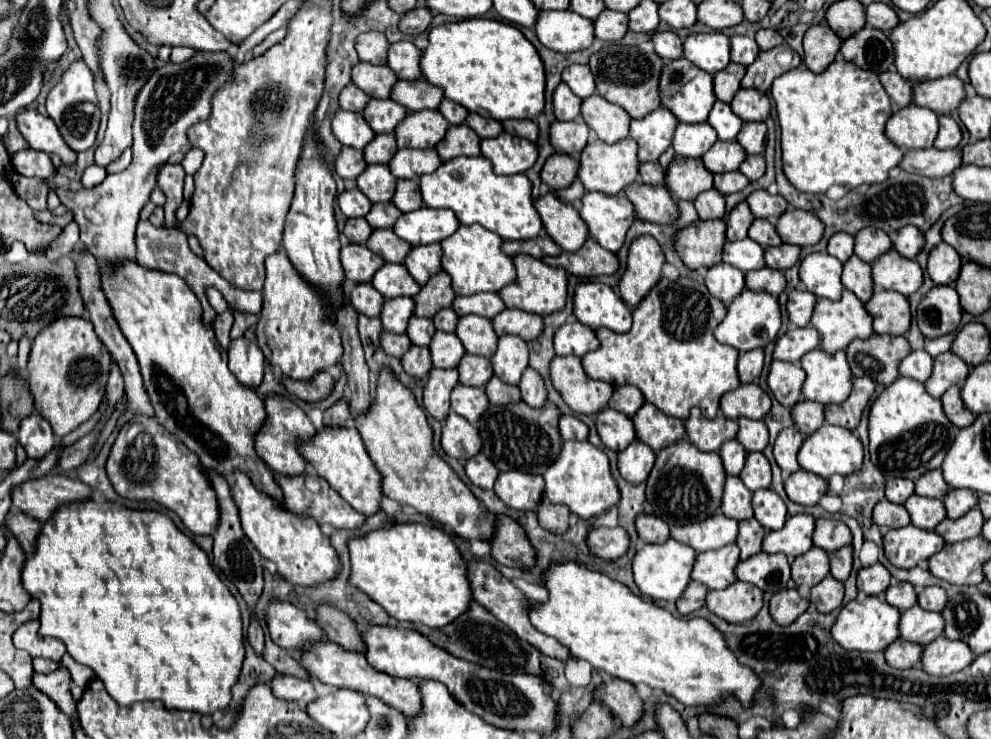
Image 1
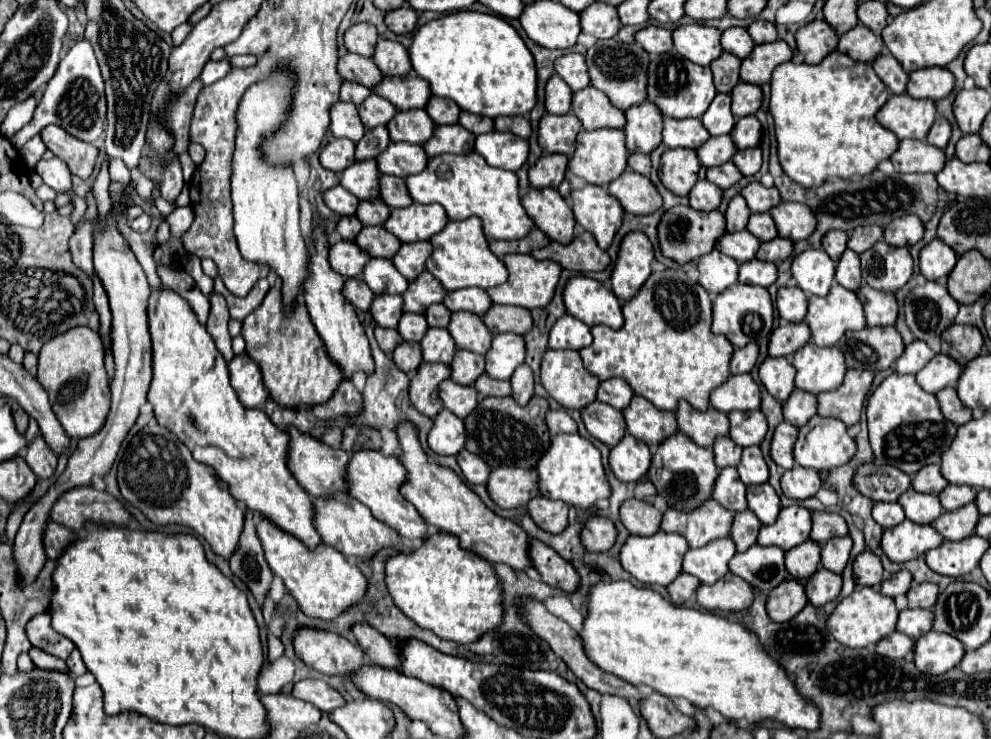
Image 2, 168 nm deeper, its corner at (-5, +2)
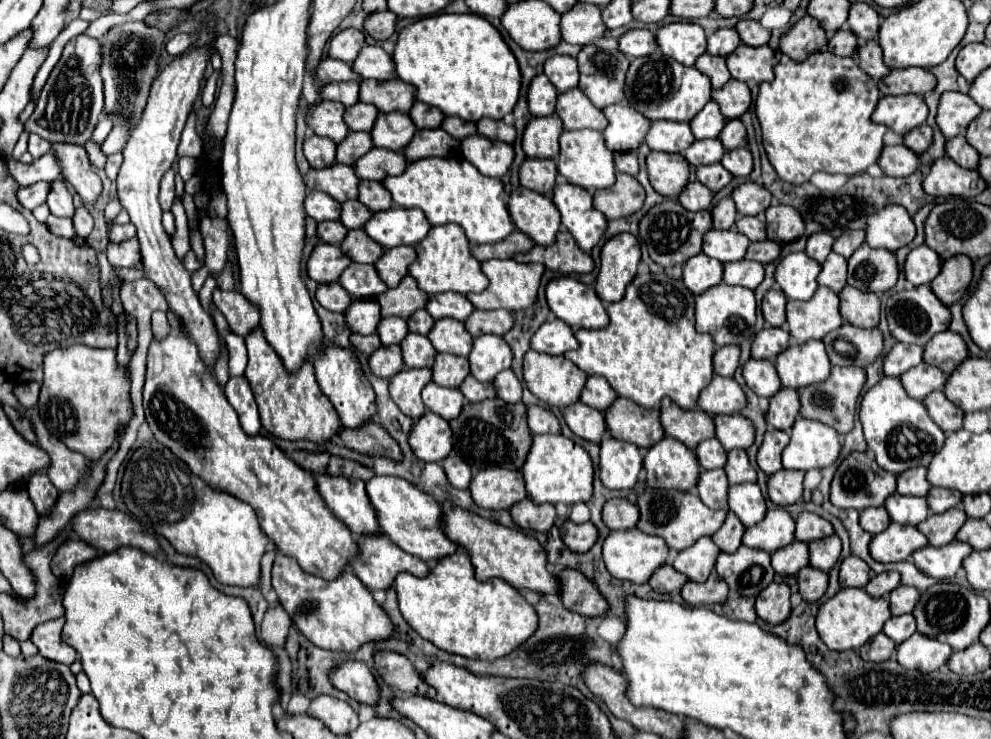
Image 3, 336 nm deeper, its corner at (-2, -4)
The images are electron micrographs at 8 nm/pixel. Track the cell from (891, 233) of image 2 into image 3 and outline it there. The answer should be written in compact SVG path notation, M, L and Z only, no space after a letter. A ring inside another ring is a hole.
M889 206L867 218L867 238L865 242L871 248L899 250L915 238L915 224L911 216L901 206Z

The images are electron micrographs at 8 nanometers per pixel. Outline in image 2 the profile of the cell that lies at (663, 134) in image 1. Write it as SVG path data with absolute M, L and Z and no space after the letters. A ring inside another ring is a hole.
M648 100L640 106L628 108L624 114L626 114L624 134L628 152L650 154L660 144L660 134L664 124L662 114Z

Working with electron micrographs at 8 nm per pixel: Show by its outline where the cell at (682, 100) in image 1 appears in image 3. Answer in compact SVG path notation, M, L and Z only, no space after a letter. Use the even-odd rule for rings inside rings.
M657 50L651 56L635 58L631 62L625 94L629 104L649 120L691 122L693 116L697 116L697 112L701 112L711 100L711 80L697 68L687 68Z

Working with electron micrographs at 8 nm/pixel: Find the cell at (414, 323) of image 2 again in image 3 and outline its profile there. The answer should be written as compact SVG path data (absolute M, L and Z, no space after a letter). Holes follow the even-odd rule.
M383 318L379 322L377 334L381 338L381 342L385 346L389 344L401 344L401 340L409 334L409 326L405 324L405 320L397 320L397 318Z

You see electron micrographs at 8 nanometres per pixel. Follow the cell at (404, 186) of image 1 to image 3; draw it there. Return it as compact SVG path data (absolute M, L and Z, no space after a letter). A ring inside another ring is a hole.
M361 180L359 182L359 200L373 212L381 212L393 206L393 200L389 192L385 192L383 182L369 182Z

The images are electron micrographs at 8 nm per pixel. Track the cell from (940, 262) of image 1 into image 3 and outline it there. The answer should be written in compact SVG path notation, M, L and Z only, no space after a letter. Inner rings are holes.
M917 246L905 260L905 278L911 286L931 284L931 280L939 276L941 264L943 260L937 256L937 252L929 250L929 246Z

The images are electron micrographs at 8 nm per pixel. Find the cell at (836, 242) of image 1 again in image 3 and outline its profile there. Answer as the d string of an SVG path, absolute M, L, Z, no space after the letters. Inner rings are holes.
M817 232L815 236L809 236L809 240L807 240L807 254L811 256L811 258L815 258L817 262L825 262L827 260L827 256L829 256L829 252L833 250L833 236L829 236L829 234L825 234L825 232Z

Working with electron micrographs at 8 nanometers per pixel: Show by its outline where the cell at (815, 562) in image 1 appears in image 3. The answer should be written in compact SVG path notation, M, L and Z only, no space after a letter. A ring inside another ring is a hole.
M793 542L777 550L771 554L771 566L781 576L795 576L797 570L809 566L809 546L805 542Z

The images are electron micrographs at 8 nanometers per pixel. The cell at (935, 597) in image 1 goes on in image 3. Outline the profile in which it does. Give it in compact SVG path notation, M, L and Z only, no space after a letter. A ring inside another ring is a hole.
M899 586L889 594L889 604L891 604L891 614L893 616L901 616L901 614L909 614L913 612L913 608L917 606L919 600L919 590L911 588L911 586Z

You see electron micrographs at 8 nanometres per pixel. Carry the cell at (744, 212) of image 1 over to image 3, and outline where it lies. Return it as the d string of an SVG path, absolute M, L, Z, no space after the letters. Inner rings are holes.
M723 198L711 212L713 216L713 228L719 230L731 230L737 222L737 210L731 198Z

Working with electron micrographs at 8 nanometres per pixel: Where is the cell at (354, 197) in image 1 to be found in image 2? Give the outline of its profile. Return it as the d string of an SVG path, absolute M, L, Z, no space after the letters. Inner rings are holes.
M334 186L334 188L326 190L322 198L324 198L324 204L340 216L356 214L358 198L352 198L352 194L348 194L348 190L344 190L342 186Z

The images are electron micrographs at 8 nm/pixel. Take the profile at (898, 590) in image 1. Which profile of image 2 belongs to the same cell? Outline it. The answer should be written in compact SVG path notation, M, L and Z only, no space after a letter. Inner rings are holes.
M900 570L896 574L890 574L882 580L880 584L880 592L884 596L898 596L898 594L906 594L910 590L910 584L912 584L912 574L908 570Z

